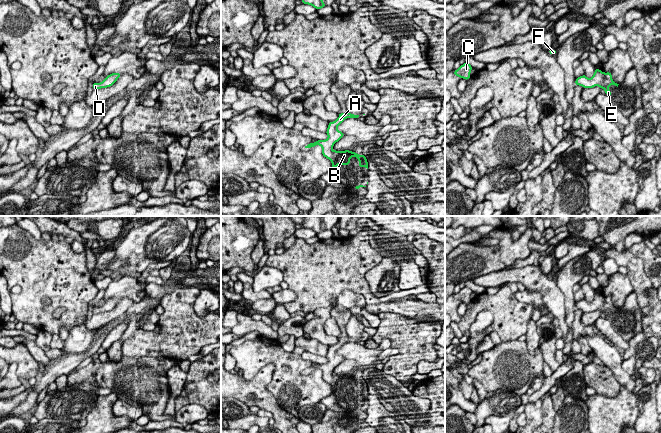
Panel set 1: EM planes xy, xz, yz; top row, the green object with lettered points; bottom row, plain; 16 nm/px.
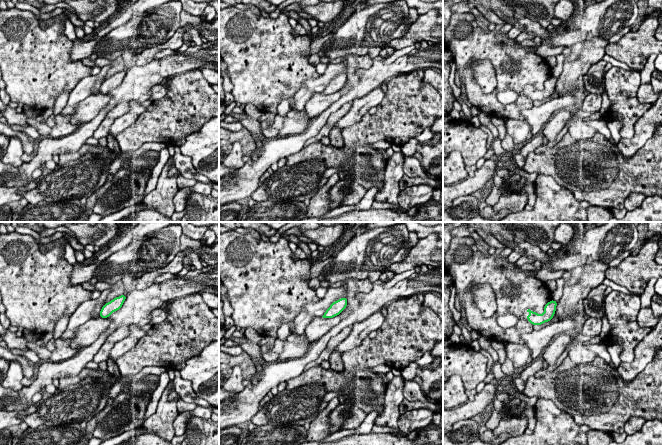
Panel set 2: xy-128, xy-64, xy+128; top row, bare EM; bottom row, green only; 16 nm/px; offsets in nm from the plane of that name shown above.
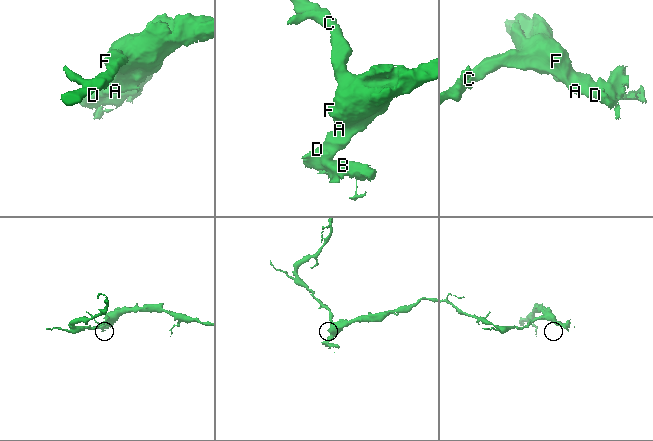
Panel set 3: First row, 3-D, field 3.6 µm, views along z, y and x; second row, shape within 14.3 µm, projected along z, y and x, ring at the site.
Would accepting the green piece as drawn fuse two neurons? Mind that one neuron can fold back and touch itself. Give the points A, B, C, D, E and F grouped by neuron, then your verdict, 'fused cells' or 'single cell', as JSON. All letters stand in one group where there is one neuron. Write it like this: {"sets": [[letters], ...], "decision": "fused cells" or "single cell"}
{"sets": [["A", "B", "C", "D", "E", "F"]], "decision": "single cell"}

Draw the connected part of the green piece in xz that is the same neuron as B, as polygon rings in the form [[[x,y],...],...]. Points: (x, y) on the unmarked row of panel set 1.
[[[339,337],[339,341],[337,344],[333,346],[329,346],[326,358],[328,362],[326,364],[317,364],[315,367],[311,366],[305,372],[311,372],[316,369],[320,369],[322,371],[322,378],[325,382],[328,382],[332,387],[332,393],[336,392],[338,389],[350,389],[350,382],[357,381],[359,385],[359,392],[365,391],[368,393],[368,386],[366,381],[362,378],[359,379],[355,376],[351,376],[350,374],[345,375],[333,375],[333,370],[336,366],[338,366],[342,361],[344,361],[344,357],[339,355],[337,351],[347,342],[358,342],[359,339],[354,339],[351,337]]]

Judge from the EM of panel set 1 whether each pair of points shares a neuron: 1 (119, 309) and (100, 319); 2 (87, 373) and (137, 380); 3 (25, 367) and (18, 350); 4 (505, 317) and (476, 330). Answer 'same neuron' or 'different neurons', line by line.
1: same neuron
2: same neuron
3: same neuron
4: different neurons

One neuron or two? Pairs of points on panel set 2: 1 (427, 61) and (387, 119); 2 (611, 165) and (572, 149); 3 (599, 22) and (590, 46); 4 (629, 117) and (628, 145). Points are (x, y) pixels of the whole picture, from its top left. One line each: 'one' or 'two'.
1: two
2: one
3: two
4: two

